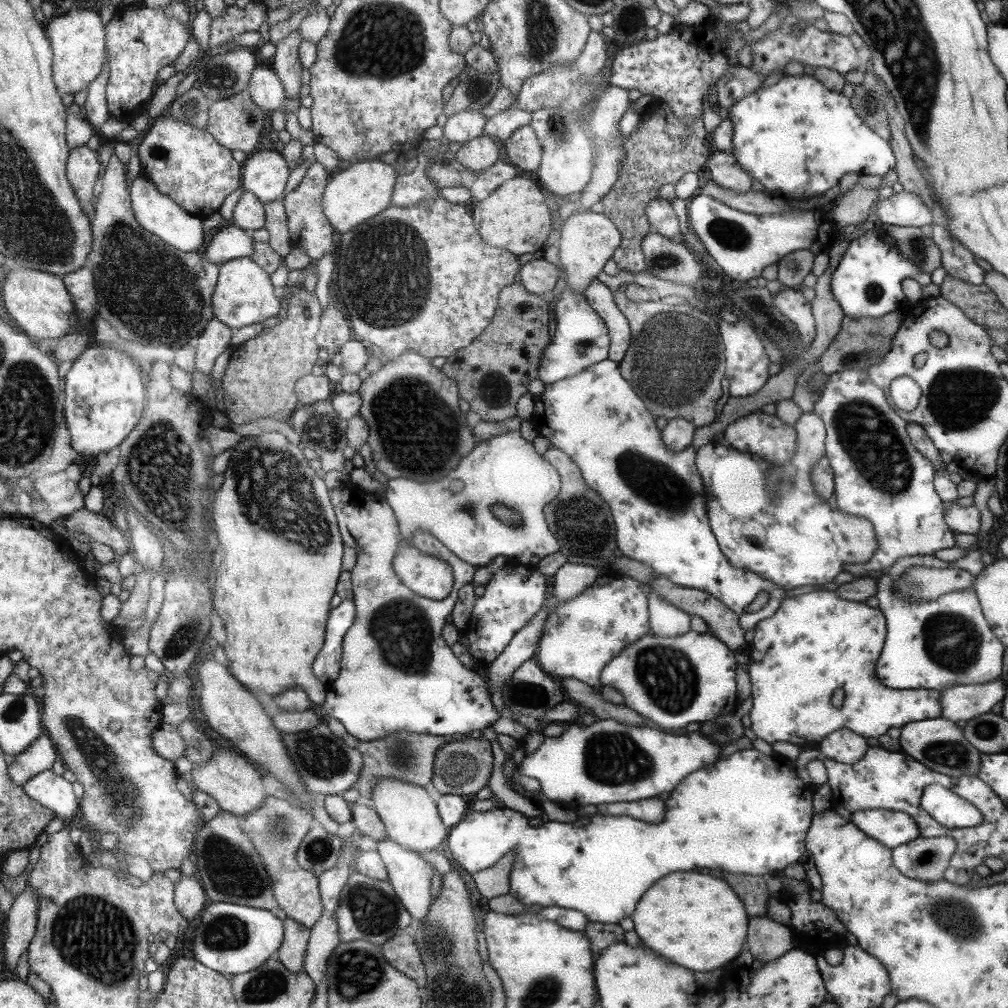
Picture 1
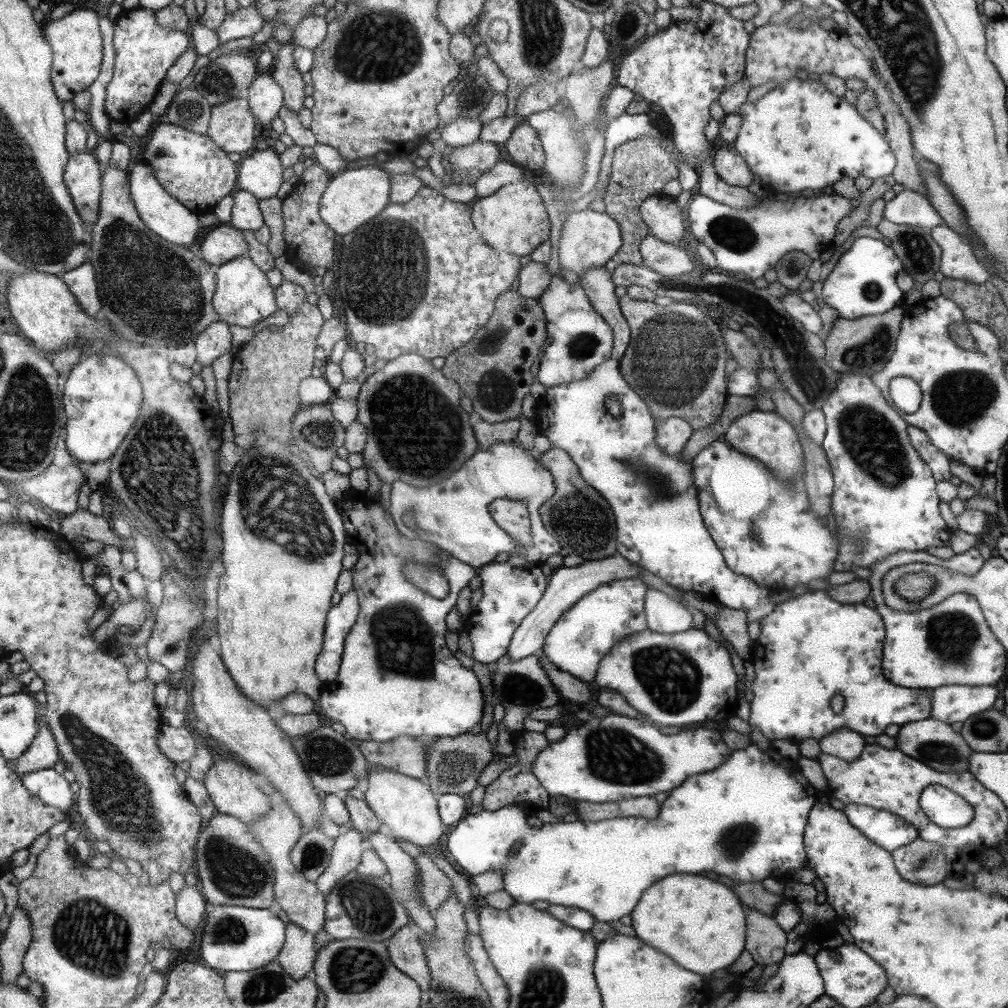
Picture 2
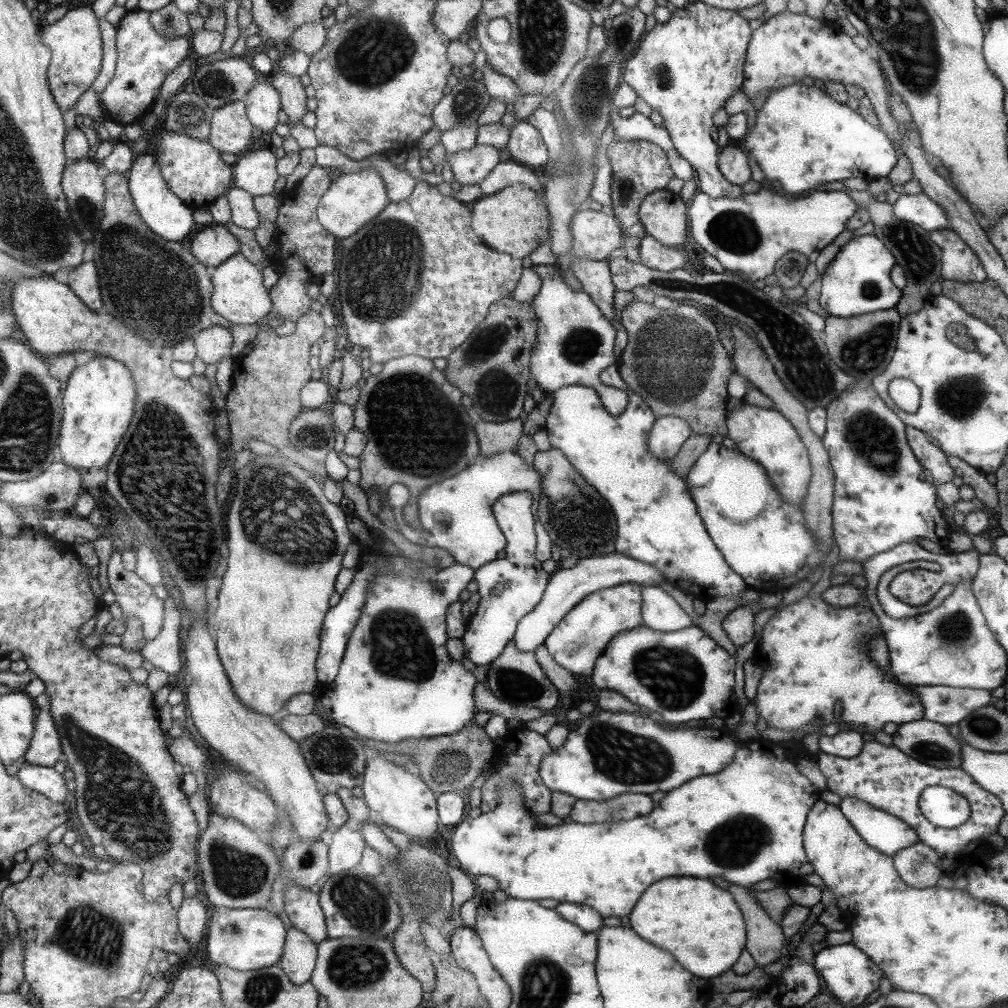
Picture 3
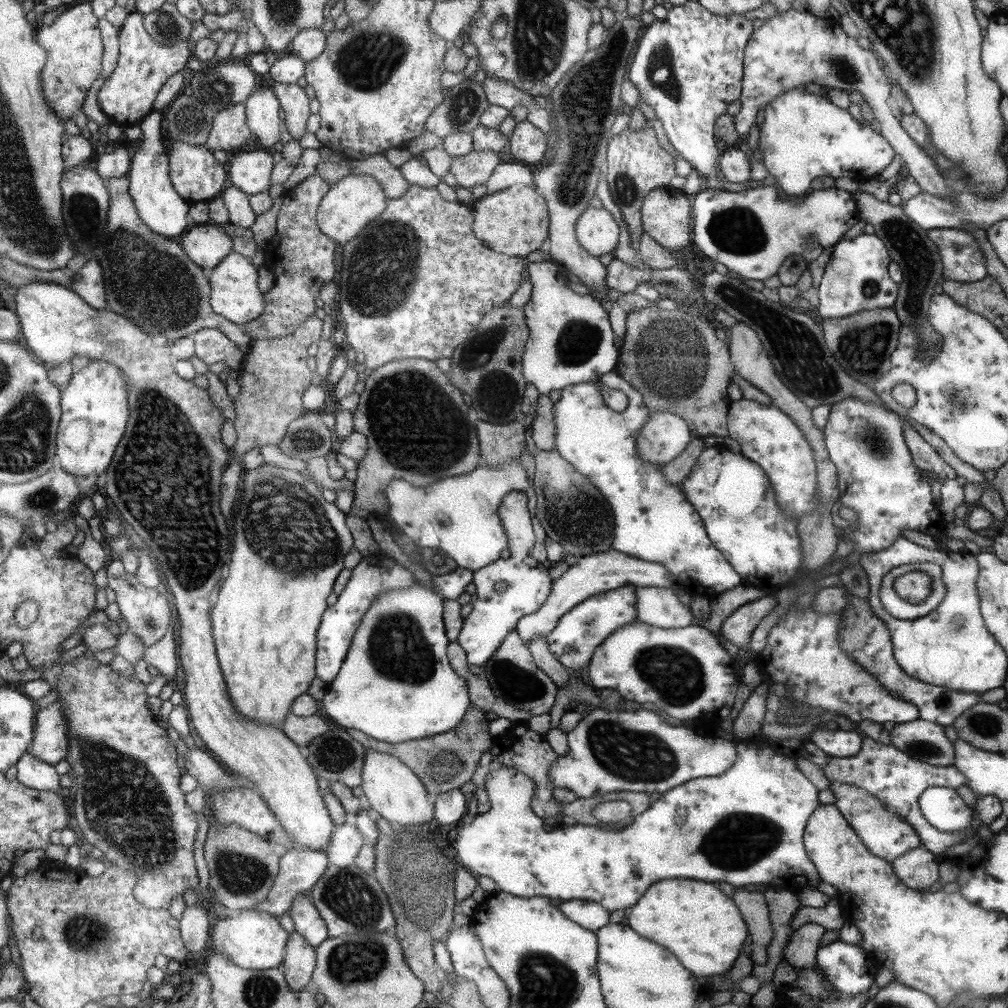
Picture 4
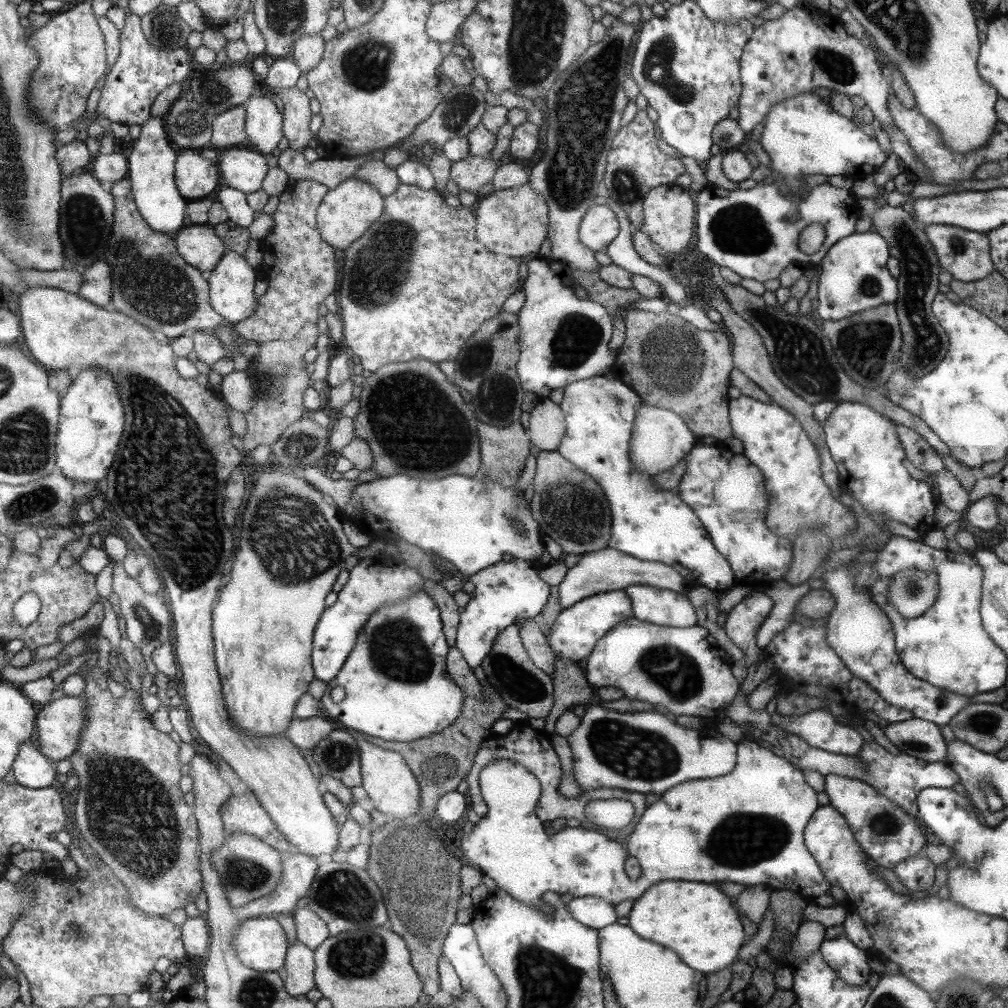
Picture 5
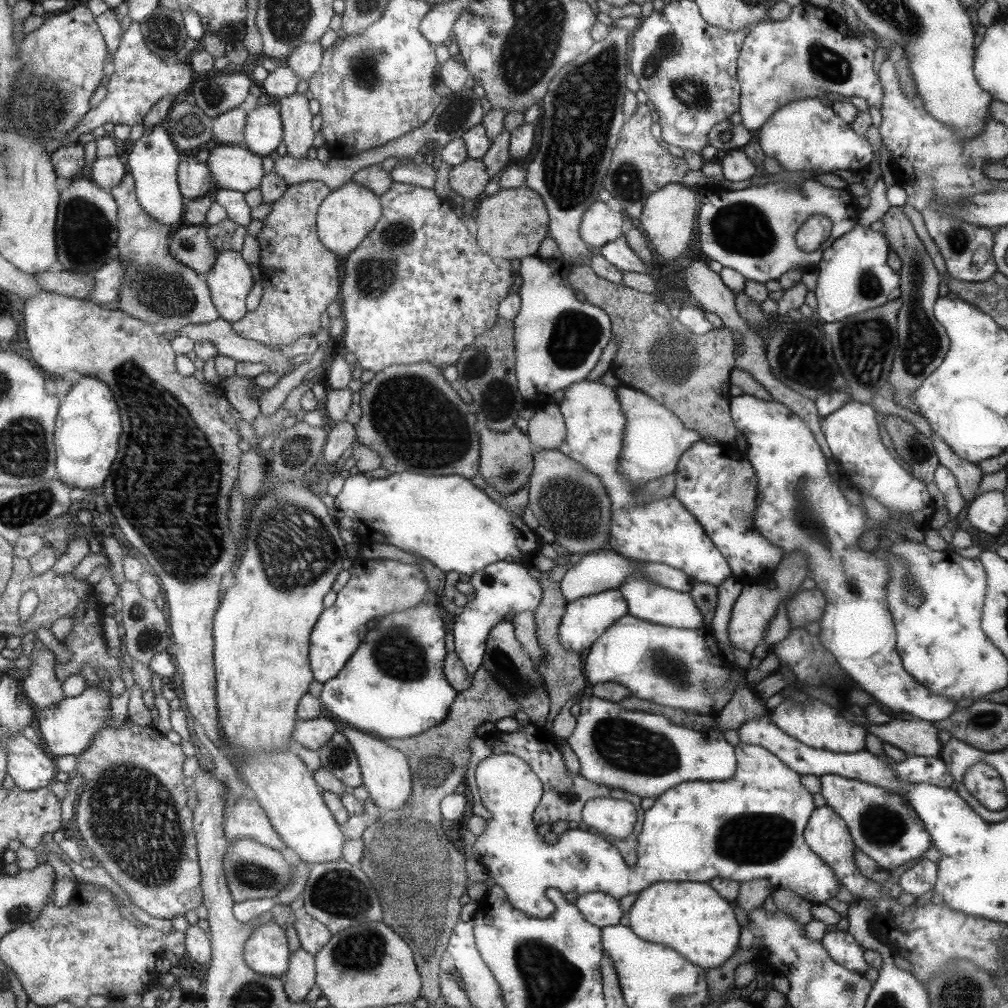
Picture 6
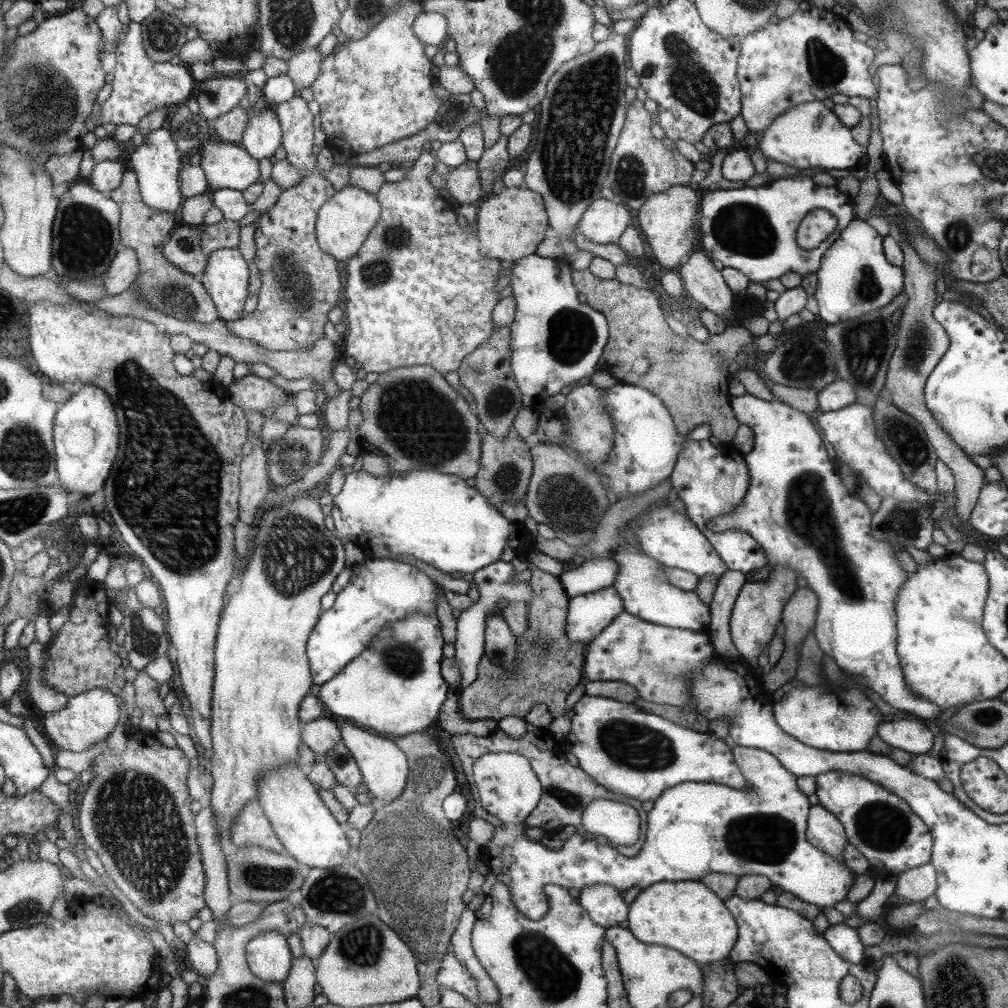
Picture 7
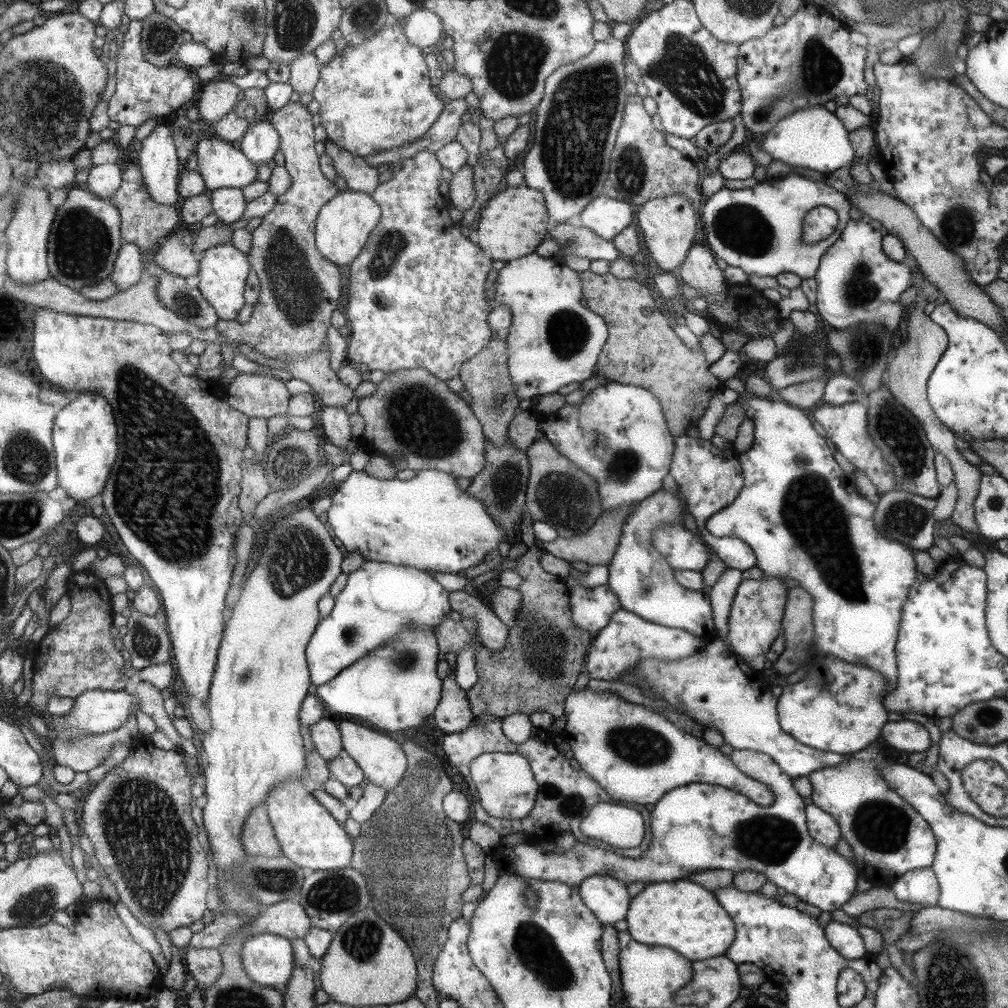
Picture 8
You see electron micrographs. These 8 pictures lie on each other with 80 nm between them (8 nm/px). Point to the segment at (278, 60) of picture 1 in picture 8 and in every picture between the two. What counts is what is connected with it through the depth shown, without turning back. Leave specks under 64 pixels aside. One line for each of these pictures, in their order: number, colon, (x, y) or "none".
2: (281, 69)
3: (291, 94)
4: (294, 105)
5: (293, 104)
6: (295, 117)
7: (299, 283)
8: (299, 289)

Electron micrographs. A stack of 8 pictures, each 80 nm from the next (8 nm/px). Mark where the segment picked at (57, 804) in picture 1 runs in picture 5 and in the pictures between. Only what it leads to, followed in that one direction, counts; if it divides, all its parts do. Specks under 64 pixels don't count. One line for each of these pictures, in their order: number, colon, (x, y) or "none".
2: (49, 784)
3: (47, 780)
4: (33, 772)
5: (32, 768)

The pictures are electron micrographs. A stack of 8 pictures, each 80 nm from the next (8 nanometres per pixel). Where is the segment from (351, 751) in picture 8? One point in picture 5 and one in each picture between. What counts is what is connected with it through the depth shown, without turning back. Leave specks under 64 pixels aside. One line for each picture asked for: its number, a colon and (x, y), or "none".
5: (389, 783)
6: (385, 771)
7: (384, 768)

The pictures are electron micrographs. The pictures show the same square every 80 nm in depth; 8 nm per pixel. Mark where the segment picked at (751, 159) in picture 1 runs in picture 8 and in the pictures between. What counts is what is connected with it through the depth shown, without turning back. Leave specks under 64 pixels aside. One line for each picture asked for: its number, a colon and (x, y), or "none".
2: (799, 137)
3: (801, 137)
4: (802, 136)
5: (801, 135)
6: (804, 135)
7: (809, 136)
8: (814, 138)

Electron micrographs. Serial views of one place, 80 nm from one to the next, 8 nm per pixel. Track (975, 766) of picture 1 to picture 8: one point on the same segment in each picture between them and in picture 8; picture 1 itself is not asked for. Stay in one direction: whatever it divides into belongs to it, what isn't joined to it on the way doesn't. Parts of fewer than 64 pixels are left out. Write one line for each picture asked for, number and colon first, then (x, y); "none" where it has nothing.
2: (932, 742)
3: (928, 742)
4: (922, 740)
5: (921, 739)
6: (915, 737)
7: (911, 736)
8: (904, 735)

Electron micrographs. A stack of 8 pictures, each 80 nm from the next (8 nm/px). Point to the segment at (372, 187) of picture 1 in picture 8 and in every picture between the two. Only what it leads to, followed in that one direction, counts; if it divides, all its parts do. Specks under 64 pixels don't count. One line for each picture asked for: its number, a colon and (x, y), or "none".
2: (352, 197)
3: (353, 199)
4: (351, 203)
5: (346, 212)
6: (344, 218)
7: (343, 223)
8: (344, 224)

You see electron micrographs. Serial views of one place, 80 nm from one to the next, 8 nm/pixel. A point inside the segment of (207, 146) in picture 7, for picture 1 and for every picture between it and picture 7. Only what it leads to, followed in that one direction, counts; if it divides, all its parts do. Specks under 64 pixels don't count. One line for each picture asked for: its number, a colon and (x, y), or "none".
1: (264, 174)
2: (259, 174)
3: (255, 172)
4: (249, 171)
5: (243, 170)
6: (231, 167)

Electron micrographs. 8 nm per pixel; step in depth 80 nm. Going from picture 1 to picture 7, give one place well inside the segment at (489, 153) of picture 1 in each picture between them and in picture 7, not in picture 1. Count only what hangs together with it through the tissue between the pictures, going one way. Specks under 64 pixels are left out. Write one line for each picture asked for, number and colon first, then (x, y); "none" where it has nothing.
2: (471, 161)
3: (469, 167)
4: (473, 168)
5: (470, 173)
6: (468, 179)
7: (462, 183)

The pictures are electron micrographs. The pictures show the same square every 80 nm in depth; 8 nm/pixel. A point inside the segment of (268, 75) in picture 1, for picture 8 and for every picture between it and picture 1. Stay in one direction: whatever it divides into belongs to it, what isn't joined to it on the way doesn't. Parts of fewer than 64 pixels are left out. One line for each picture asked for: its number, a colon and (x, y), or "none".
2: (264, 96)
3: (262, 103)
4: (262, 109)
5: (263, 119)
6: (263, 133)
7: (263, 135)
8: (260, 142)

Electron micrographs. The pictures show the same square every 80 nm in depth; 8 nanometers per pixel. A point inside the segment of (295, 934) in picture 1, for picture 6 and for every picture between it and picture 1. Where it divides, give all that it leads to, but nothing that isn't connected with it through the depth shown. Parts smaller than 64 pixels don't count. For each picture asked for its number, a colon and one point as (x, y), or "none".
2: (297, 956)
3: (298, 959)
4: (299, 960)
5: (297, 972)
6: (299, 977)

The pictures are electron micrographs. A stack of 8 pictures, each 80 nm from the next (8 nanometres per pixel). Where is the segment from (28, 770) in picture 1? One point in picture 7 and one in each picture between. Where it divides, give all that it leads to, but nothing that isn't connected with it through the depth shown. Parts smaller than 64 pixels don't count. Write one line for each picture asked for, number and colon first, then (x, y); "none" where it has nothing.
2: (44, 753)
3: (46, 749)
4: (51, 743)
5: (60, 724)
6: (68, 728)
7: (90, 717)

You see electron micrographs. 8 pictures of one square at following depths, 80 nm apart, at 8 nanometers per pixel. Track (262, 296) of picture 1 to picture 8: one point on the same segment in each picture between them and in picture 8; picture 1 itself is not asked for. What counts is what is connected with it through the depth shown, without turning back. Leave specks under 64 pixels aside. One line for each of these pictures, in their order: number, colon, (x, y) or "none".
2: (242, 297)
3: (239, 296)
4: (233, 293)
5: (231, 282)
6: (229, 280)
7: (225, 277)
8: (222, 270)

